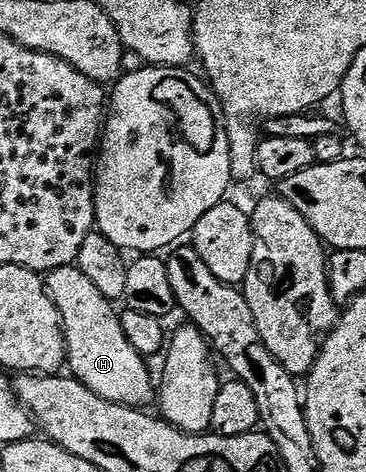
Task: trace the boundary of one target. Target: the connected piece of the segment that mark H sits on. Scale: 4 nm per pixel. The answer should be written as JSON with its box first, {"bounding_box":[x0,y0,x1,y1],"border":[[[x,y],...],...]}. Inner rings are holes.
{"bounding_box":[46,265,154,407],"border":[[[75,265],[53,269],[47,274],[46,284],[60,312],[60,322],[64,324],[66,365],[71,376],[107,401],[133,407],[147,406],[147,401],[154,397],[154,377],[148,374],[146,358],[130,347],[130,339],[126,339],[122,331],[120,313],[112,310],[115,309],[113,302]]]}

